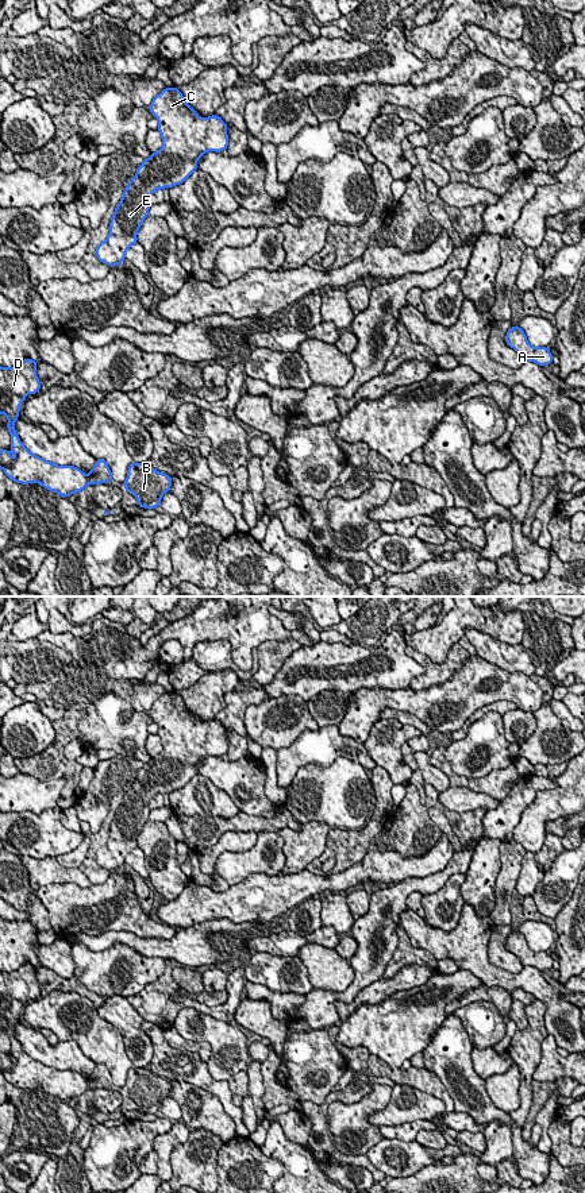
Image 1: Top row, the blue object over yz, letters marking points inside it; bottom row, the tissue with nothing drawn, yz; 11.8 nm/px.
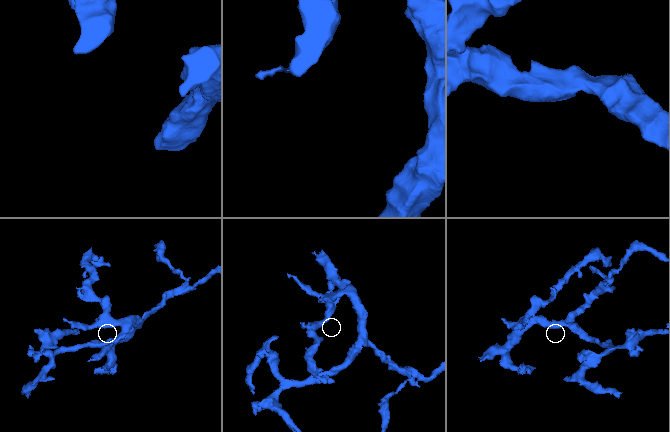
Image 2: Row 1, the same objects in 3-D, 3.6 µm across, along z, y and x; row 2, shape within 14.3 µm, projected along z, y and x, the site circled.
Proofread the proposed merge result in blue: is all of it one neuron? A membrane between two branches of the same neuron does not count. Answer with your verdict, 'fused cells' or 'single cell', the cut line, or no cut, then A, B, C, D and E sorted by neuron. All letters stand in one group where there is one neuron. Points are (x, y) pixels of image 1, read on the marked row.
fused cells; cut in yz along (85, 475), (88, 483); A C D E / B

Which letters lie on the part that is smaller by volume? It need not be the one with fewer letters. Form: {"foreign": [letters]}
{"foreign": ["B"]}

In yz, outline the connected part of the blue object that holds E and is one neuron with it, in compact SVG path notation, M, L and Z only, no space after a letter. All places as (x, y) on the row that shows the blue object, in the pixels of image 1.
M177 86L157 94L149 111L158 120L162 147L138 166L109 223L108 238L97 244L101 263L120 266L127 250L138 243L138 229L149 216L149 198L158 189L182 184L207 152L228 147L227 123L220 116L200 117Z

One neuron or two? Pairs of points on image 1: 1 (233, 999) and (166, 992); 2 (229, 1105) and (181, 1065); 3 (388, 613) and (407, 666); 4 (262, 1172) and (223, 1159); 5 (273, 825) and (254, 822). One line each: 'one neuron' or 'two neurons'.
1: one neuron
2: one neuron
3: two neurons
4: one neuron
5: one neuron

